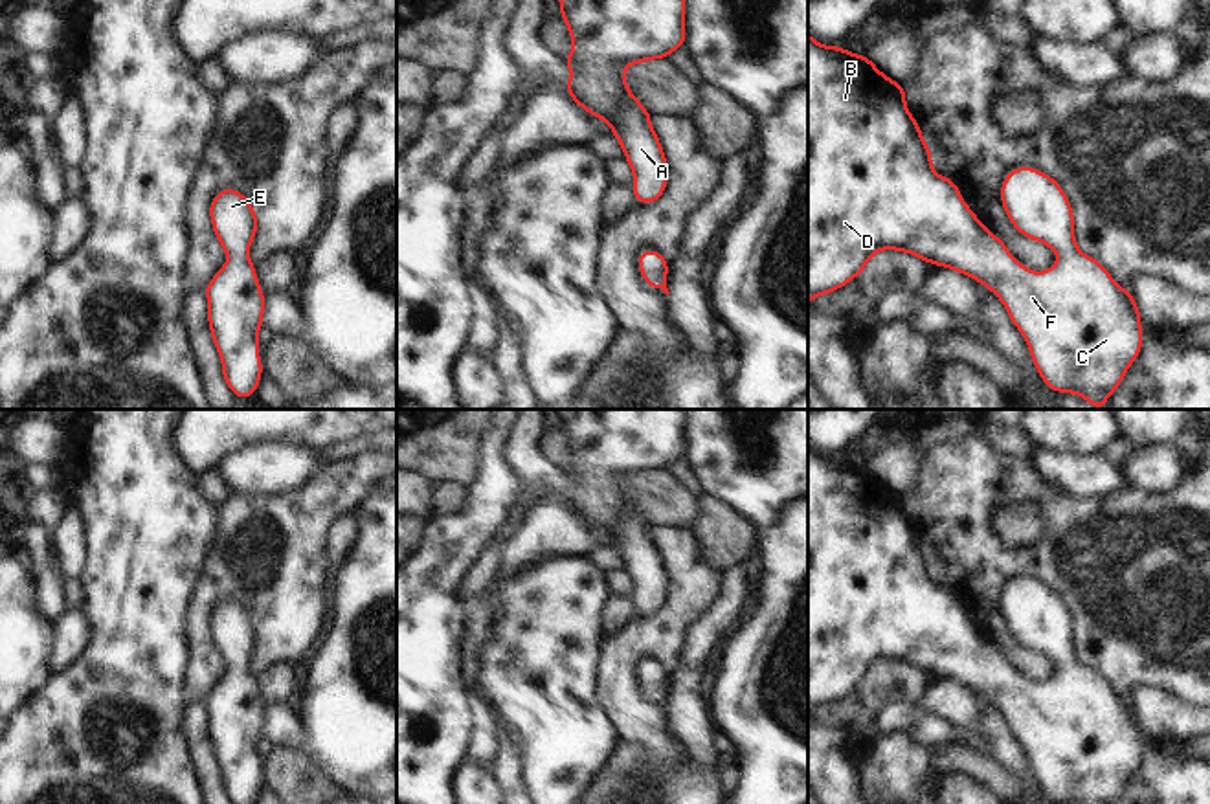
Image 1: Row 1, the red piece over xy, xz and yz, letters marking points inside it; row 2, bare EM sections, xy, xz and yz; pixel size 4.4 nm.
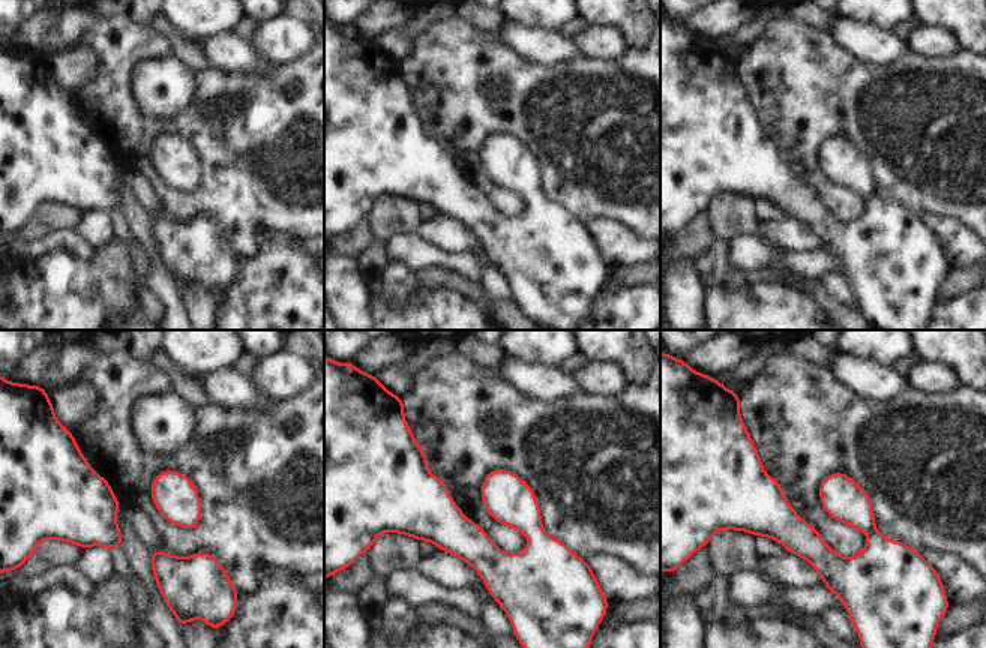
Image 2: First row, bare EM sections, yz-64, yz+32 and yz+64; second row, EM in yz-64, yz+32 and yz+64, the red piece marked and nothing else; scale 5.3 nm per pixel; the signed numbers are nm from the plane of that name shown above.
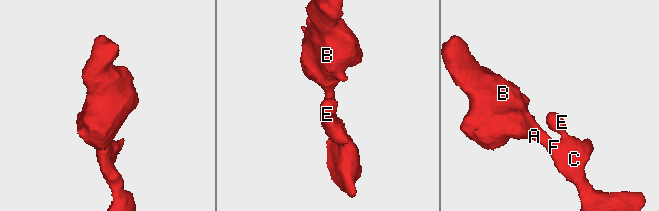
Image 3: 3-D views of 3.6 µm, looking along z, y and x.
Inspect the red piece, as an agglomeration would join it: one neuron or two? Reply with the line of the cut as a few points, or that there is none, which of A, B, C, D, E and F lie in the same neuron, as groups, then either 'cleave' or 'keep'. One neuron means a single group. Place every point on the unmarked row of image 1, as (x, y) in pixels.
cut none; groups A B C D E F; keep

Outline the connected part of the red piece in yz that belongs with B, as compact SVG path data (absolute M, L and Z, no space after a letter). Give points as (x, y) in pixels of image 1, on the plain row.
M808 444L808 714L817 707L835 703L848 692L856 690L876 663L907 663L924 670L927 676L933 674L936 677L951 679L958 685L966 685L973 692L986 696L990 703L1003 712L1008 729L1023 745L1026 756L1030 758L1032 775L1048 800L1056 804L1115 804L1115 800L1122 795L1129 776L1140 765L1142 727L1138 723L1133 705L1116 696L1111 685L1094 668L1083 666L1080 663L1074 652L1074 624L1061 597L1052 587L1043 586L1036 578L1014 578L1004 587L1004 593L1001 597L1001 615L1017 644L1032 652L1043 653L1047 659L1052 659L1059 666L1059 670L1050 681L1036 685L1017 674L1015 668L1004 657L1004 653L979 633L977 626L966 617L964 609L960 608L957 593L936 586L931 578L931 569L933 564L924 553L920 536L905 518L905 497L883 486L867 466L856 466L852 463L843 461L841 457L821 457Z

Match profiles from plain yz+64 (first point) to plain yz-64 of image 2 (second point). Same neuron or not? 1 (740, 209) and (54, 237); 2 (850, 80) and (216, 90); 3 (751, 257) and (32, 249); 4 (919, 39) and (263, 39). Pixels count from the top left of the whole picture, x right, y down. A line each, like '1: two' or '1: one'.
1: two
2: one
3: one
4: one

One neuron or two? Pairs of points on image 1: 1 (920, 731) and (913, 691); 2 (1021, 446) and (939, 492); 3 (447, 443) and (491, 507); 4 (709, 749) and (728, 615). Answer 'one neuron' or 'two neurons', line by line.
1: two neurons
2: two neurons
3: two neurons
4: one neuron

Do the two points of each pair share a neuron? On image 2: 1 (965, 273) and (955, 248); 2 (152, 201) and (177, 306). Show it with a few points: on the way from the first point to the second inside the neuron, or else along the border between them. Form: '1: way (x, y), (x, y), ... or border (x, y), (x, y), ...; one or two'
1: border (970, 264), (953, 269); two
2: border (126, 186), (149, 215); two

